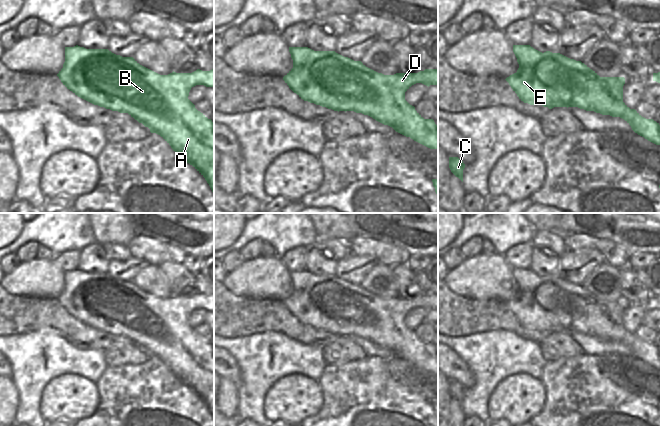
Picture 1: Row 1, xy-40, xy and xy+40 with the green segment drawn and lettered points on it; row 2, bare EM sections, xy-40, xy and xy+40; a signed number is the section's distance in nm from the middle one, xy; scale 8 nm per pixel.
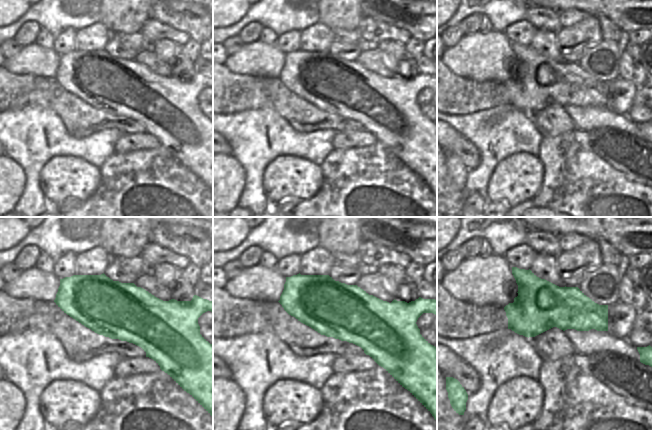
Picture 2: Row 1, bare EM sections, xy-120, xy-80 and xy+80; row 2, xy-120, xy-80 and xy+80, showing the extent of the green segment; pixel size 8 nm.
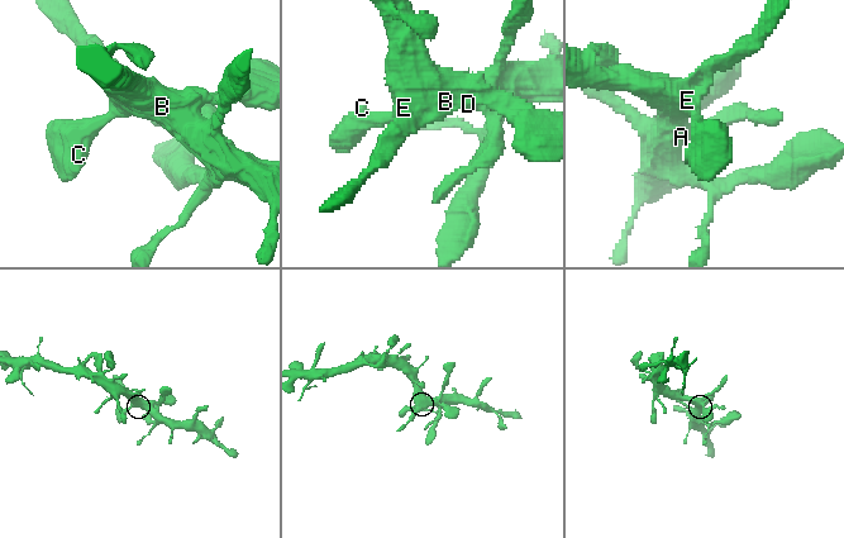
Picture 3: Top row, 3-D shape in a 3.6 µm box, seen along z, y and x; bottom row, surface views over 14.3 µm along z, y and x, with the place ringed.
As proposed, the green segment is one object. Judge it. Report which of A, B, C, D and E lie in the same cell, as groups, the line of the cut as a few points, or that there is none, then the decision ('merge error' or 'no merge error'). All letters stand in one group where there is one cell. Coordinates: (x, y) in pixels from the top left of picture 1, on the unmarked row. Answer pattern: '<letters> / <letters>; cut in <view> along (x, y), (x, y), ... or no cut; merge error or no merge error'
A B C D E; no cut; no merge error

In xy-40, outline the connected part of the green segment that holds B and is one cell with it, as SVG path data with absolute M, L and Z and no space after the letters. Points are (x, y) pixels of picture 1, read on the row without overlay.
M78 269L65 271L65 286L57 298L63 309L78 321L100 331L128 337L131 341L160 359L184 385L192 389L207 405L214 420L214 347L195 332L188 323L189 316L196 309L214 311L214 293L192 297L172 296L160 299L142 289L133 281L122 281L108 273L86 273Z

